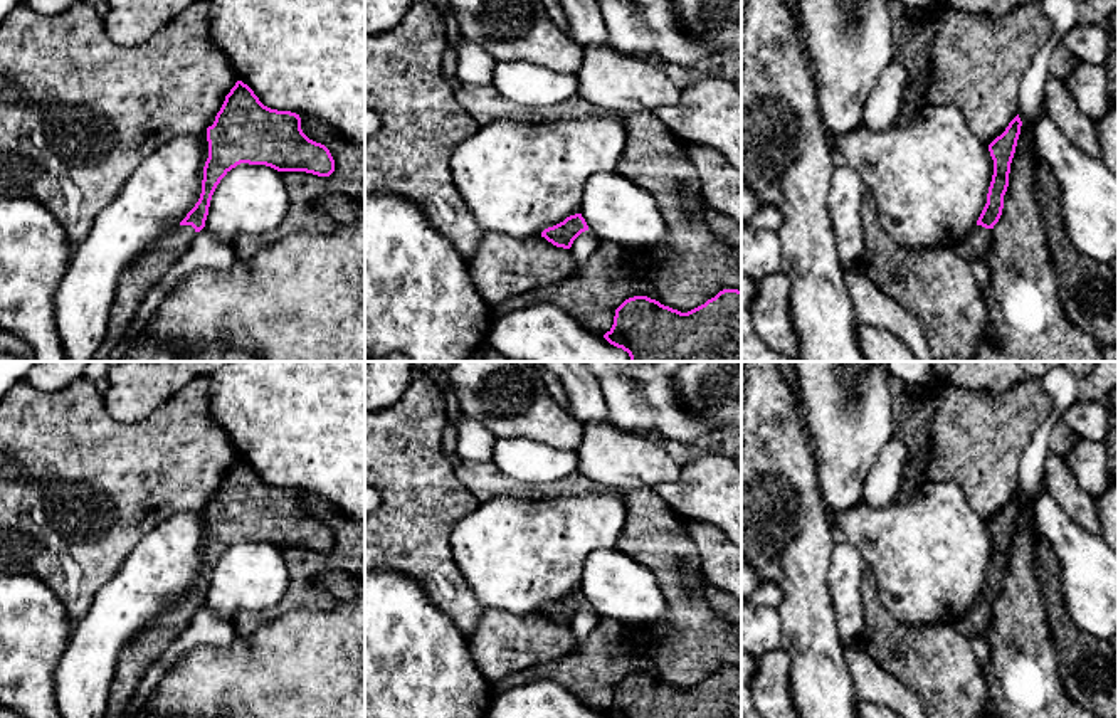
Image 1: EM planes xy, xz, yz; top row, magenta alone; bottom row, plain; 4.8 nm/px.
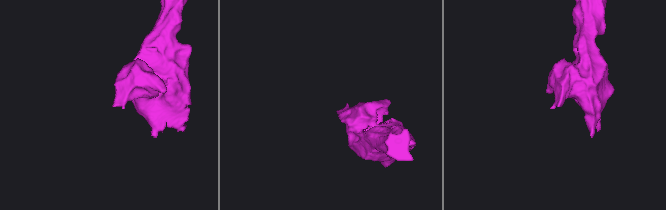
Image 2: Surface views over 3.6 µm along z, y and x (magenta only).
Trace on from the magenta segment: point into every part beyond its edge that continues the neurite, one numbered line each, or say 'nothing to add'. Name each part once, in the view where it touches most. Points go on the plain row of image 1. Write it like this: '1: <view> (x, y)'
1: xy (147, 648)

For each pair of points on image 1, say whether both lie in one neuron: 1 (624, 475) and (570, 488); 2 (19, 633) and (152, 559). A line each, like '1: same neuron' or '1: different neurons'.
1: different neurons
2: different neurons

